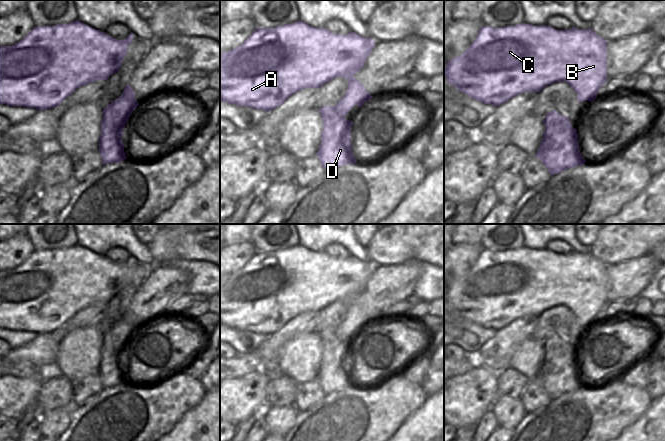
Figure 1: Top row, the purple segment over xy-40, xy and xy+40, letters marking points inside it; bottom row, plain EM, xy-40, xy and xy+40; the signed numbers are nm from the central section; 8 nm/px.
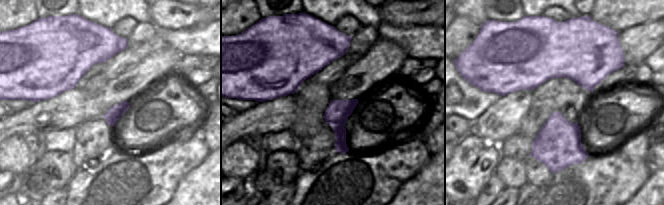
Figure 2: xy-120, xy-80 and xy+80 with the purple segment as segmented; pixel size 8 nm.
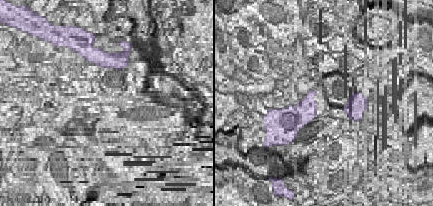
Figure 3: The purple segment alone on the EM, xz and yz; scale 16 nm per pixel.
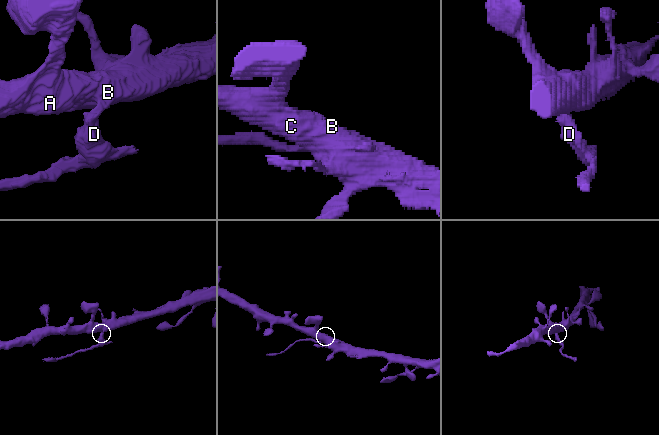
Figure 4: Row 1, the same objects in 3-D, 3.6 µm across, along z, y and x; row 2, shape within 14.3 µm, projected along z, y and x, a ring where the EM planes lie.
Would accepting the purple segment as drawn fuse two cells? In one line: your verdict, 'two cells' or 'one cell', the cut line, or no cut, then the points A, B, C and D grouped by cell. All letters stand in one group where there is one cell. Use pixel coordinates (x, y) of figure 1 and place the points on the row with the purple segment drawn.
two cells; cut in xy along (370, 98), (362, 94), (359, 100); A B C / D

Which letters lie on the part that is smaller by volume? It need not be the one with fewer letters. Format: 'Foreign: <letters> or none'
Foreign: D

